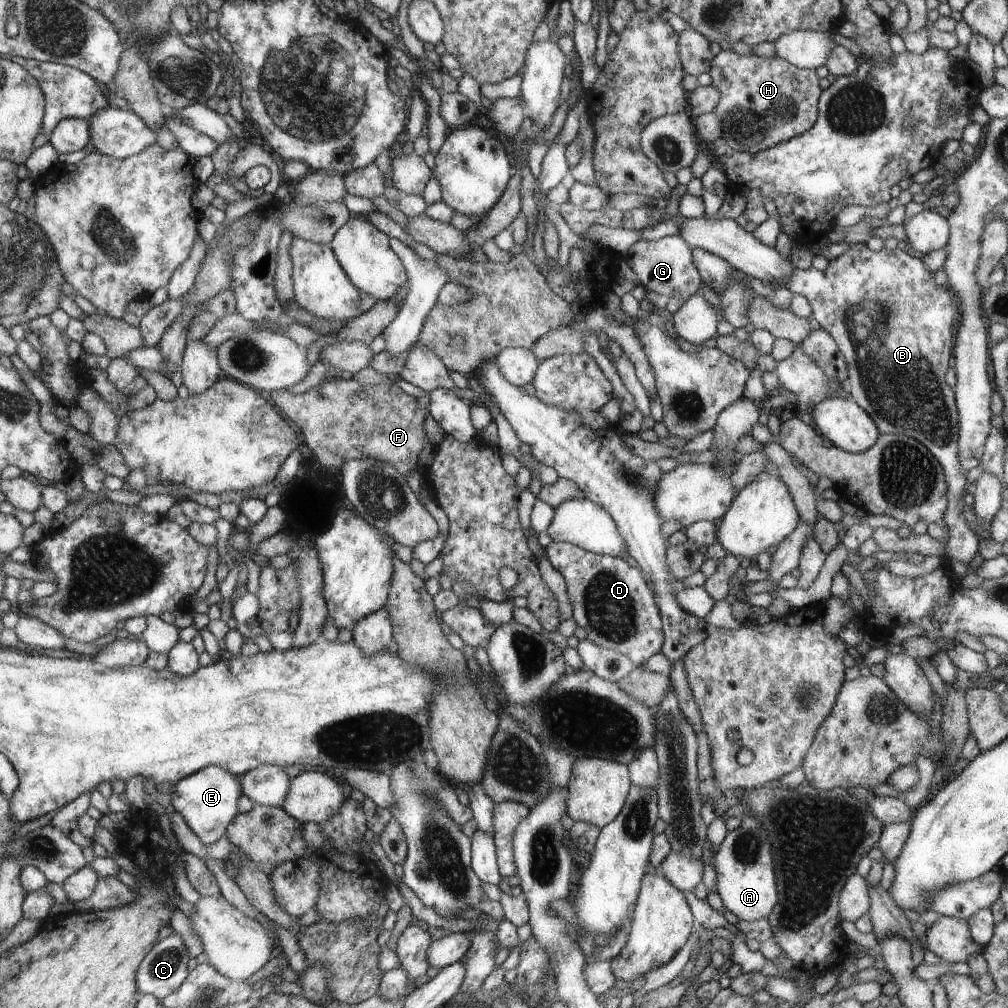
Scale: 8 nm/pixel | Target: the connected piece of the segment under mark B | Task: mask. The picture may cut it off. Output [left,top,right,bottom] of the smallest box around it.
[786,243,980,564]

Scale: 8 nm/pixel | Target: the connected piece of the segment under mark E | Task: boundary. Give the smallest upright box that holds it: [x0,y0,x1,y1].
[171,766,243,846]

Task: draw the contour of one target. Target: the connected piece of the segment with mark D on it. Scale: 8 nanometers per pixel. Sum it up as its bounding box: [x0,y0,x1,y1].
[545,542,666,667]

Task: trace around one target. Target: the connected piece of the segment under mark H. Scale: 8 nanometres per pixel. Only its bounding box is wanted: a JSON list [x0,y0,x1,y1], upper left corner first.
[709,49,822,154]

